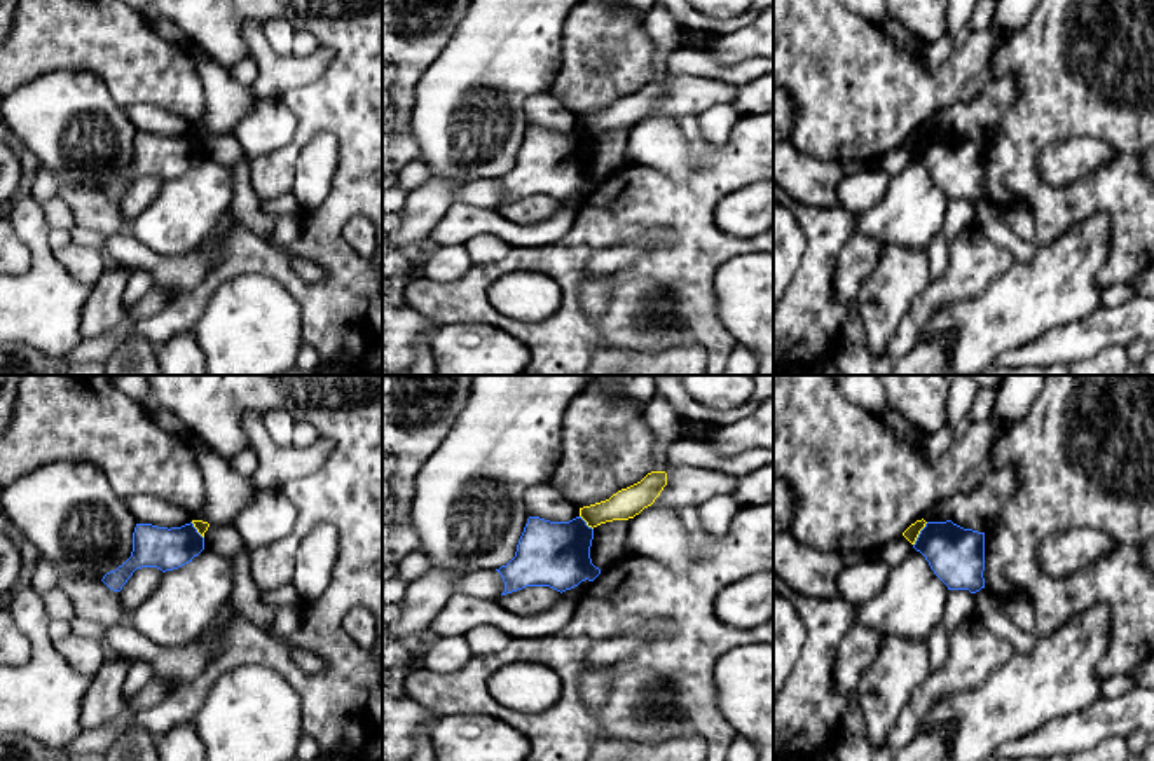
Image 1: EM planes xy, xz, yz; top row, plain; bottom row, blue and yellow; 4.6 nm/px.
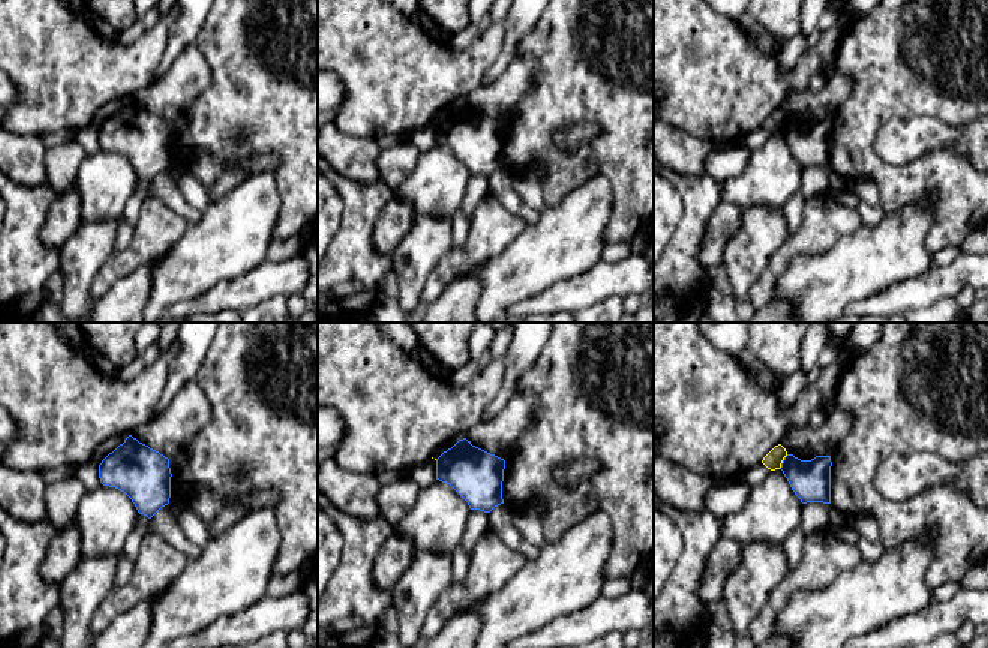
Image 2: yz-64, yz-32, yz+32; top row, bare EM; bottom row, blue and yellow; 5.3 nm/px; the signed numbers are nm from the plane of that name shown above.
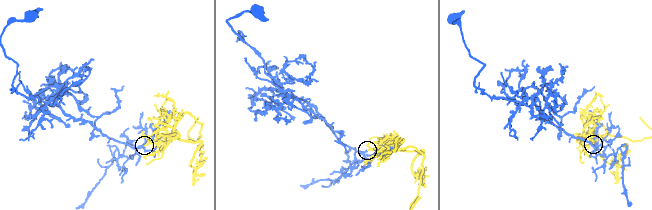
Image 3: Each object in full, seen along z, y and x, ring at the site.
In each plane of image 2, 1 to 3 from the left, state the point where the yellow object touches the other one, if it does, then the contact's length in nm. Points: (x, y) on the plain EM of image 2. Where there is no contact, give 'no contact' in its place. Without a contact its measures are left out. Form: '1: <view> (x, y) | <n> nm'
1: no contact
2: no contact
3: yz+32 (783, 126) | 90 nm

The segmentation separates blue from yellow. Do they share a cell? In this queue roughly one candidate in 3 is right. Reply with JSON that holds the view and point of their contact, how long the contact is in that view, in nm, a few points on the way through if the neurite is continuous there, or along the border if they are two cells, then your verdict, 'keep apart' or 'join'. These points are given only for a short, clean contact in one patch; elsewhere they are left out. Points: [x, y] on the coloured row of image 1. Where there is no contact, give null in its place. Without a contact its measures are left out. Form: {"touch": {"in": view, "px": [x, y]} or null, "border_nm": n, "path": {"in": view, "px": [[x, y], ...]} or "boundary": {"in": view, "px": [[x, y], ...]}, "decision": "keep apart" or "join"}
{"touch": {"in": "yz", "px": [919, 534]}, "border_nm": 130, "decision": "keep apart"}

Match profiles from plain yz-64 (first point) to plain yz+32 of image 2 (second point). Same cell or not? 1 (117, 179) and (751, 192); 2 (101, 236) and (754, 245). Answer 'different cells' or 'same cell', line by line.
1: same cell
2: same cell

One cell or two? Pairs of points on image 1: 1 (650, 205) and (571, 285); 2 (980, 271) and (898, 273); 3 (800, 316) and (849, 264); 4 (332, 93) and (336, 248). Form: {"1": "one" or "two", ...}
{"1": "one", "2": "two", "3": "two", "4": "one"}

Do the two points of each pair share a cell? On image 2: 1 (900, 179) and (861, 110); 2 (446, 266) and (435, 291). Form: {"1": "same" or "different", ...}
{"1": "same", "2": "same"}

